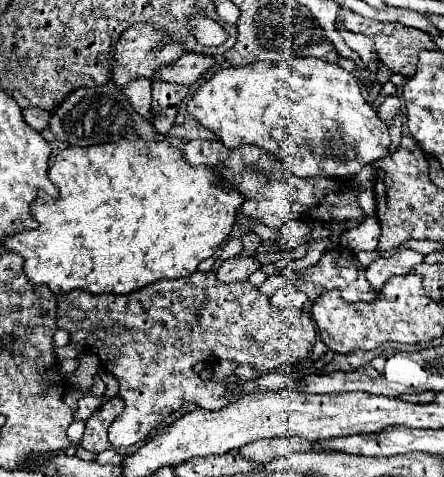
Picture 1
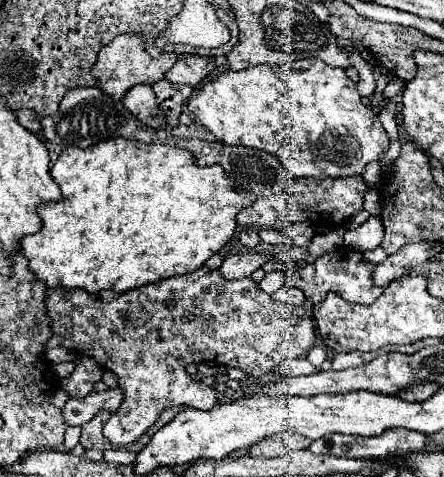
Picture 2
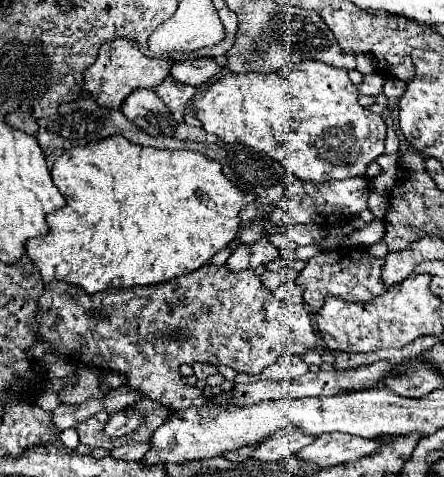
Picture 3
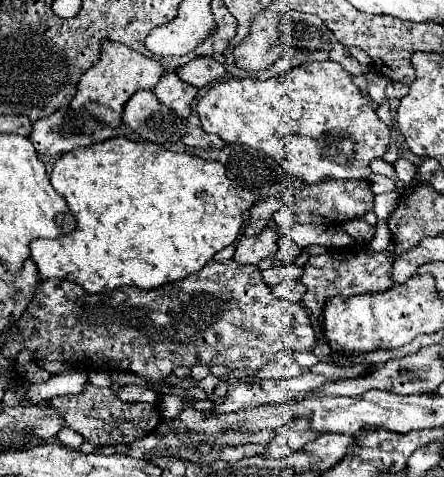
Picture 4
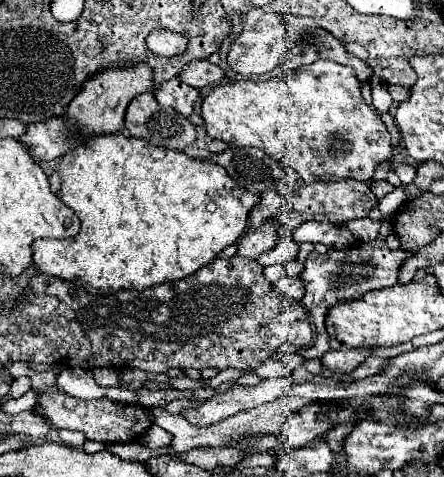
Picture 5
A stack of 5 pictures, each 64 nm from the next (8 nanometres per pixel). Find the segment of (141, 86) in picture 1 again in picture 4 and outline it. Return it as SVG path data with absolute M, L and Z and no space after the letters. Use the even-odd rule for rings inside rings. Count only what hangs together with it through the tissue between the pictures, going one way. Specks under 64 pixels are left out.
M138 90L126 102L122 122L128 124L142 140L154 144L174 144L186 132L186 122L160 104L150 90Z

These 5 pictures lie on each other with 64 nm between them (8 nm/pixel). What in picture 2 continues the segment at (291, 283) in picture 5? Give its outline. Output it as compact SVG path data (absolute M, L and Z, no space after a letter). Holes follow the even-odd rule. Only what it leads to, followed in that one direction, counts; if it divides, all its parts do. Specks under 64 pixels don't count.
M282 286L280 290L276 290L276 292L272 294L272 300L300 306L300 304L304 304L306 296L304 296L304 294L300 292L300 288L296 288L296 286Z

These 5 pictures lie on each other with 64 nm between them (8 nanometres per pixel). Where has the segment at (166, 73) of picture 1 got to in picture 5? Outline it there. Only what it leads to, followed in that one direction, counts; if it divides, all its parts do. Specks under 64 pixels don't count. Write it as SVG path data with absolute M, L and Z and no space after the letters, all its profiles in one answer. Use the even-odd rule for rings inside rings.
M192 60L190 64L184 66L180 72L180 80L194 86L194 88L204 88L208 84L216 84L224 80L224 70L210 60Z

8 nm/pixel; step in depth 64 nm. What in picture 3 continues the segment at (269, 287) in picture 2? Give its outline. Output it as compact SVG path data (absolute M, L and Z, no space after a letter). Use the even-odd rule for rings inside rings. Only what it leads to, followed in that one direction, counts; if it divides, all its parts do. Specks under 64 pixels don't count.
M266 270L266 272L260 276L260 280L262 280L264 288L272 292L272 290L276 290L276 288L284 282L284 276L282 276L280 272L270 272L270 270Z

